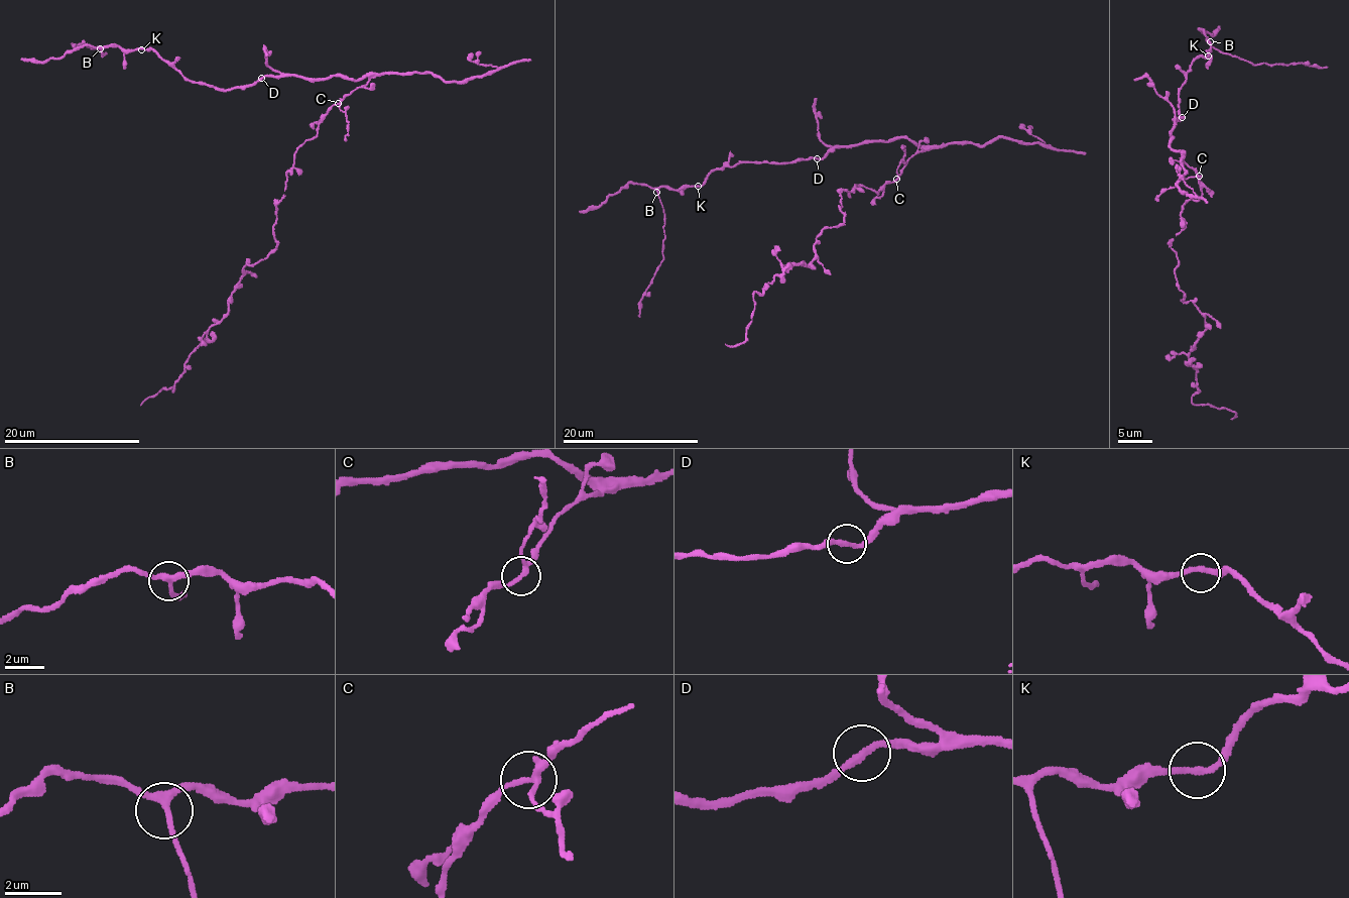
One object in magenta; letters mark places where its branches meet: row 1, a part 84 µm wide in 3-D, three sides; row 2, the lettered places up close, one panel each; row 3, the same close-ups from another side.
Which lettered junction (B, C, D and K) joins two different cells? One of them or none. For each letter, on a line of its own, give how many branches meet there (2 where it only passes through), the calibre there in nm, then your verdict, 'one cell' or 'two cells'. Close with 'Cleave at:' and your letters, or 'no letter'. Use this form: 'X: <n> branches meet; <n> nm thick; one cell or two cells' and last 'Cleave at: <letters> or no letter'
B: 3 branches meet; 220 nm thick; one cell
C: 3 branches meet; 190 nm thick; one cell
D: 2 branches meet; 220 nm thick; one cell
K: 2 branches meet; 240 nm thick; one cell
Cleave at: no letter

